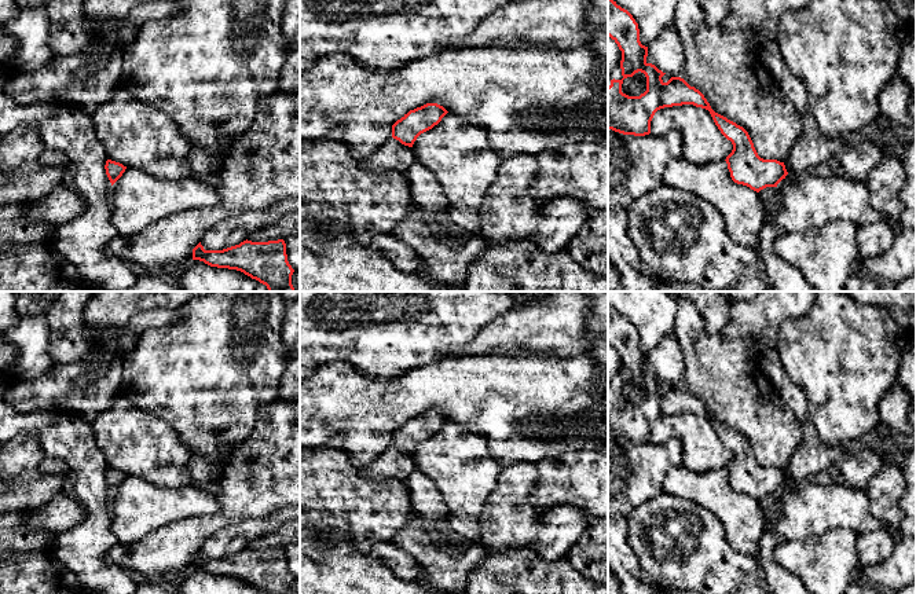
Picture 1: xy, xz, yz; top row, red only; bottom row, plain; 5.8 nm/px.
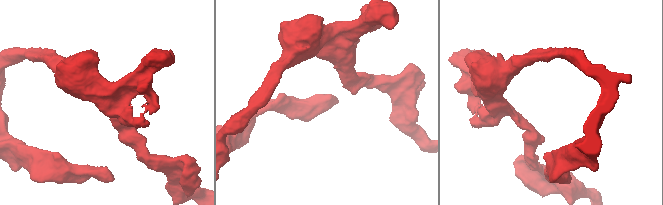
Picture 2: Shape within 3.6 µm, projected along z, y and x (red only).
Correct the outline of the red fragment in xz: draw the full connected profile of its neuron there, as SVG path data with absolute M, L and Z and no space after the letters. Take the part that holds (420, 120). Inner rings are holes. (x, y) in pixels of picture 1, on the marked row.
M437 103L410 110L392 125L392 138L413 147L417 138L437 125L448 111Z

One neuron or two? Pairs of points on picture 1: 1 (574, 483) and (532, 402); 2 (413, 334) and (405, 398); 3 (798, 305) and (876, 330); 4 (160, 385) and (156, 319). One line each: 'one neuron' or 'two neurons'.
1: two neurons
2: two neurons
3: two neurons
4: two neurons

